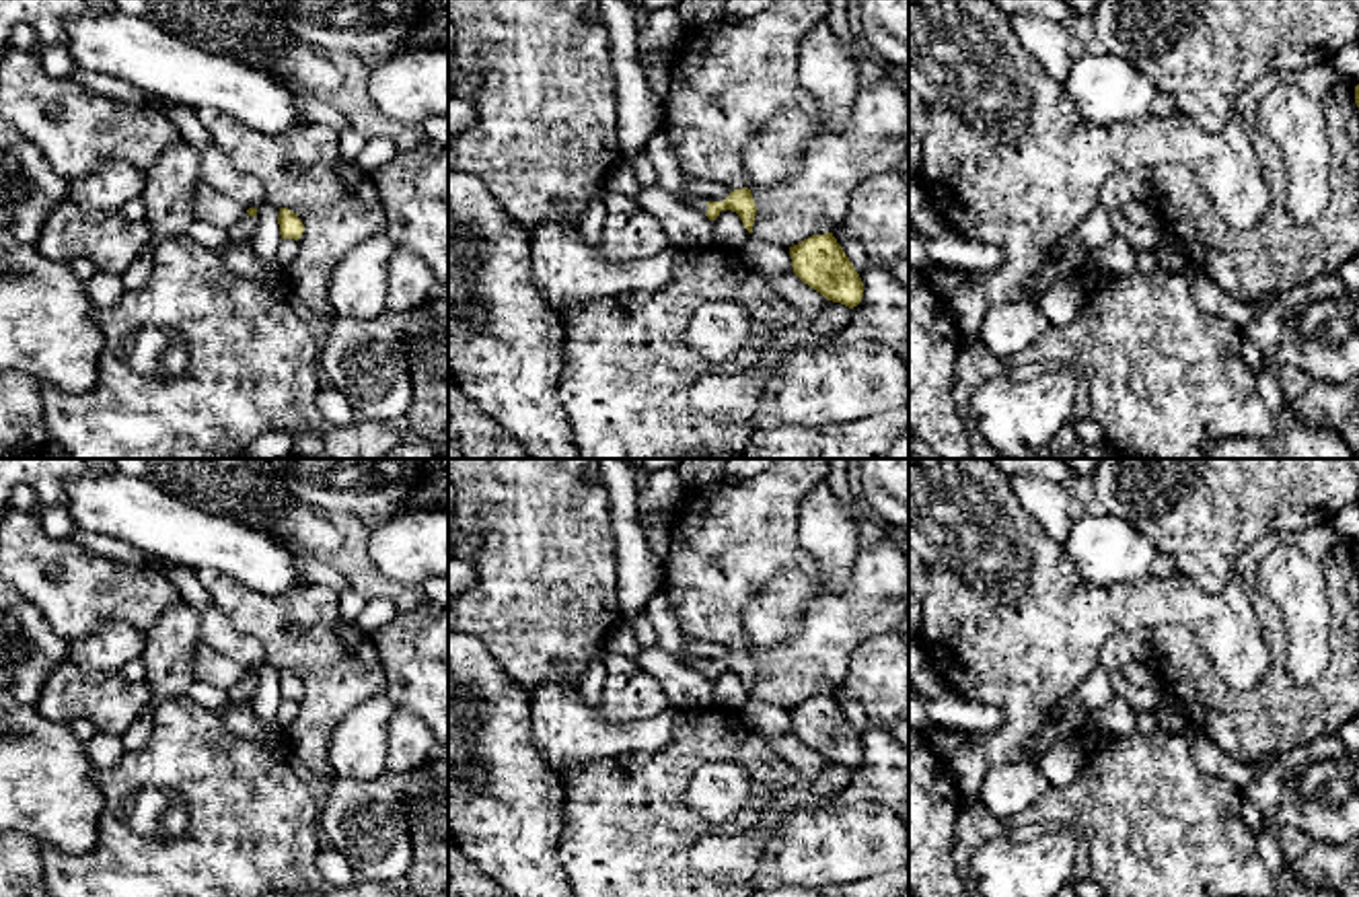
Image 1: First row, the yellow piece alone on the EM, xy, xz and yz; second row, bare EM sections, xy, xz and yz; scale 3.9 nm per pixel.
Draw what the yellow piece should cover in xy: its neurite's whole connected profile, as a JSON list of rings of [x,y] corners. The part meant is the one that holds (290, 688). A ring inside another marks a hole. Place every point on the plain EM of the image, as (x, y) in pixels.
[[[280,669],[278,685],[280,685],[282,699],[298,702],[302,697],[302,693],[304,693],[304,685],[298,679],[298,675],[294,675],[288,669]]]

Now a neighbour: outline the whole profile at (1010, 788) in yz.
[[[1001,763],[983,778],[979,800],[993,817],[1005,821],[1030,809],[1049,788],[1038,765]]]

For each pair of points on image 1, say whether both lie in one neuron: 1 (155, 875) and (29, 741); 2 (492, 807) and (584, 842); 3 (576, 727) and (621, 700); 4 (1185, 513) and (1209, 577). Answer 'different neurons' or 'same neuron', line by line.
1: different neurons
2: different neurons
3: different neurons
4: same neuron

